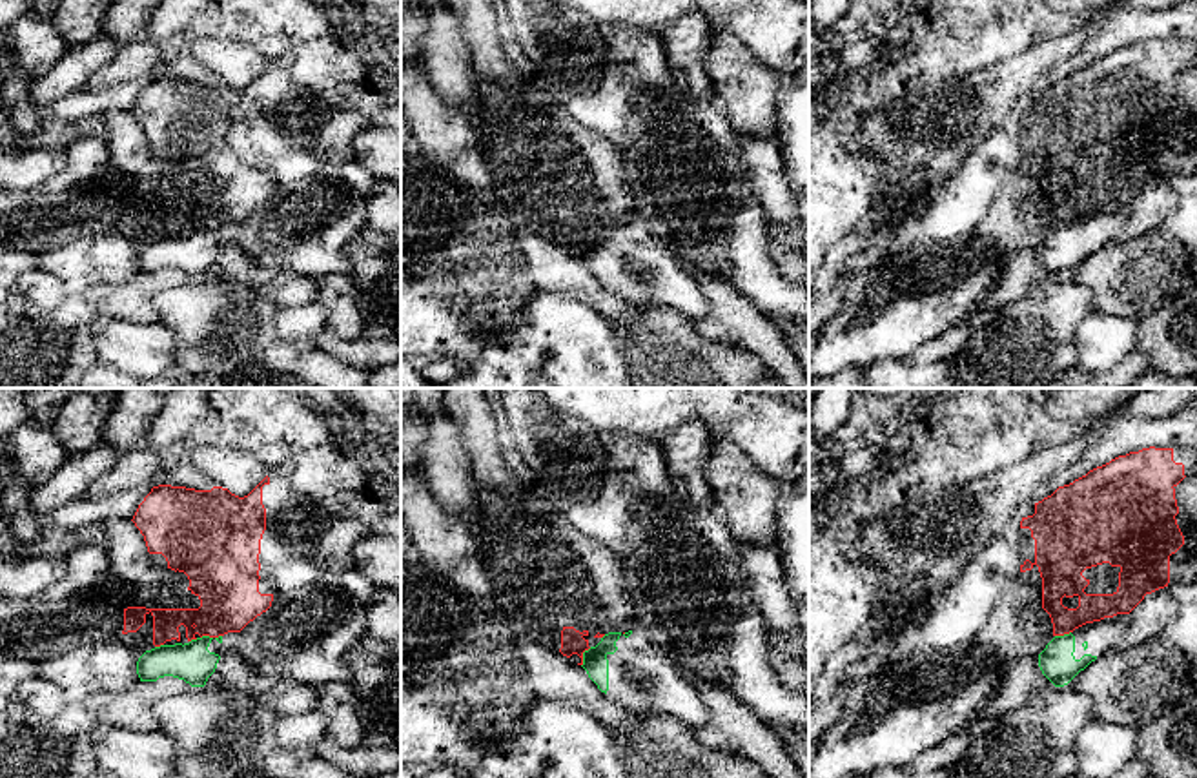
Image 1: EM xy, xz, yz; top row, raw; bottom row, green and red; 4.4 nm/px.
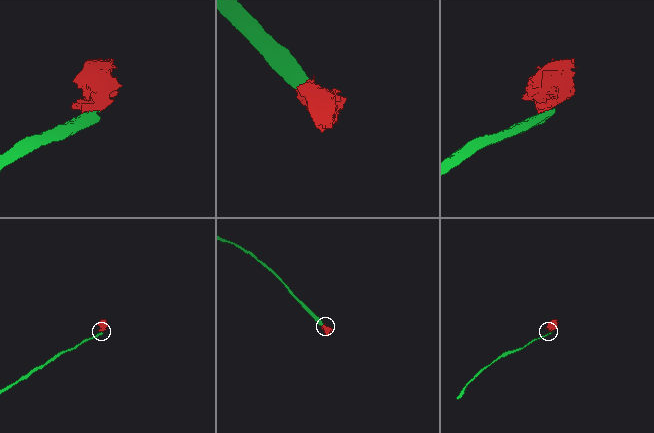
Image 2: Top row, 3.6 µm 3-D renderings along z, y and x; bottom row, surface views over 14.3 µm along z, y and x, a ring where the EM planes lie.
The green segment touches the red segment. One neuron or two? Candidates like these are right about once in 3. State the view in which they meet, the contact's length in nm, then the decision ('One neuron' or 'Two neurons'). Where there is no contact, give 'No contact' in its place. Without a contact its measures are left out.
Touches green in xz. Shared border 100 nm. Two neurons

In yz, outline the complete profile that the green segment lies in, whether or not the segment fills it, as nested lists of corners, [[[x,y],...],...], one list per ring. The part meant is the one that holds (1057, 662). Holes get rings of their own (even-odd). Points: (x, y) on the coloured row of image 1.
[[[1130,614],[1086,623],[1069,634],[1055,636],[1038,654],[1042,674],[1055,685],[1068,685],[1091,661],[1117,647]]]

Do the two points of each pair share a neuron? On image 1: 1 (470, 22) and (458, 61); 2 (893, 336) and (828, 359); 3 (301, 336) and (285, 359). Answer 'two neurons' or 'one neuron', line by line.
1: two neurons
2: one neuron
3: two neurons

